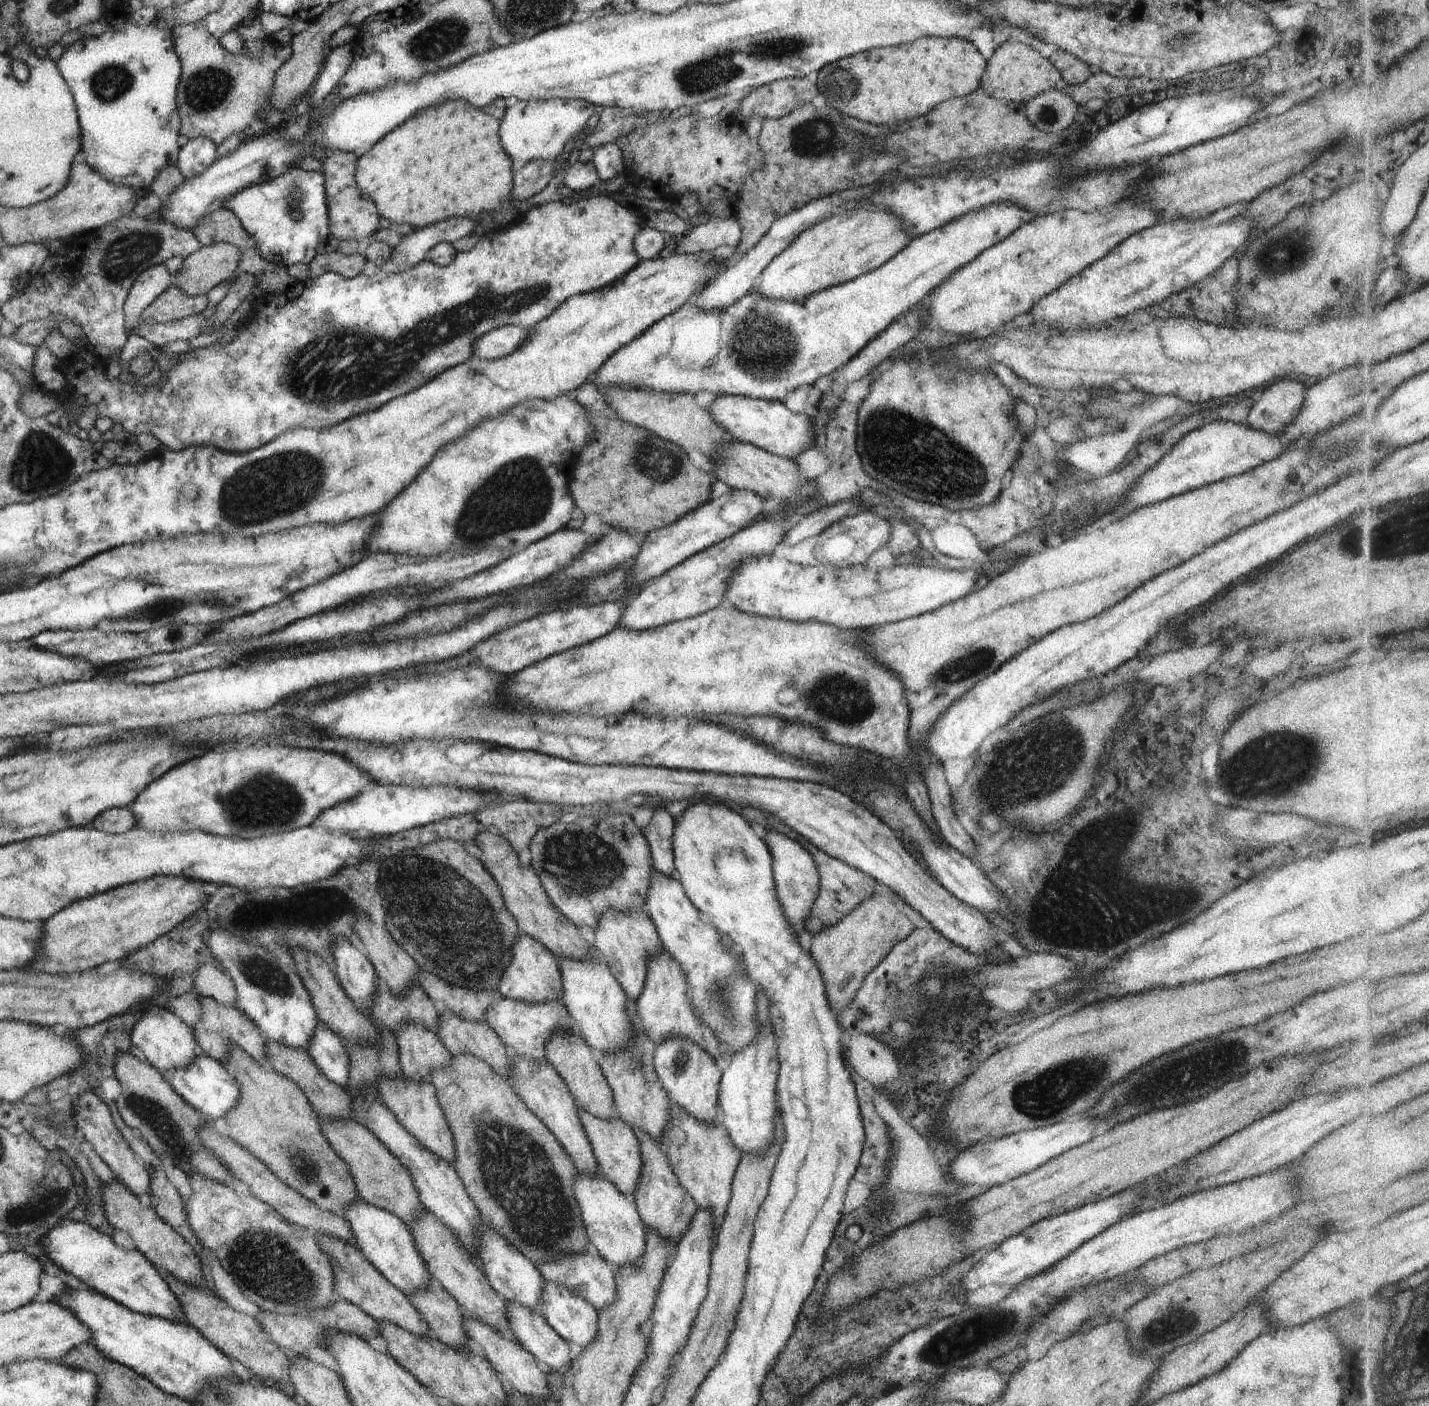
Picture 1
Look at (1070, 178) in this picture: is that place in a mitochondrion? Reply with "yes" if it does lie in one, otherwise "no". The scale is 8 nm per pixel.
no

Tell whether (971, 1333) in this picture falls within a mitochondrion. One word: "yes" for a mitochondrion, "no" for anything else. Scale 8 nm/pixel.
yes

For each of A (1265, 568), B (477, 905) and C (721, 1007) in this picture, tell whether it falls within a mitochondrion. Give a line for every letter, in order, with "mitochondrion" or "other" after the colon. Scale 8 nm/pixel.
A: other
B: mitochondrion
C: mitochondrion

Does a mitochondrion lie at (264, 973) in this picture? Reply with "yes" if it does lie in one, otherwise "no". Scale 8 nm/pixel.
yes

